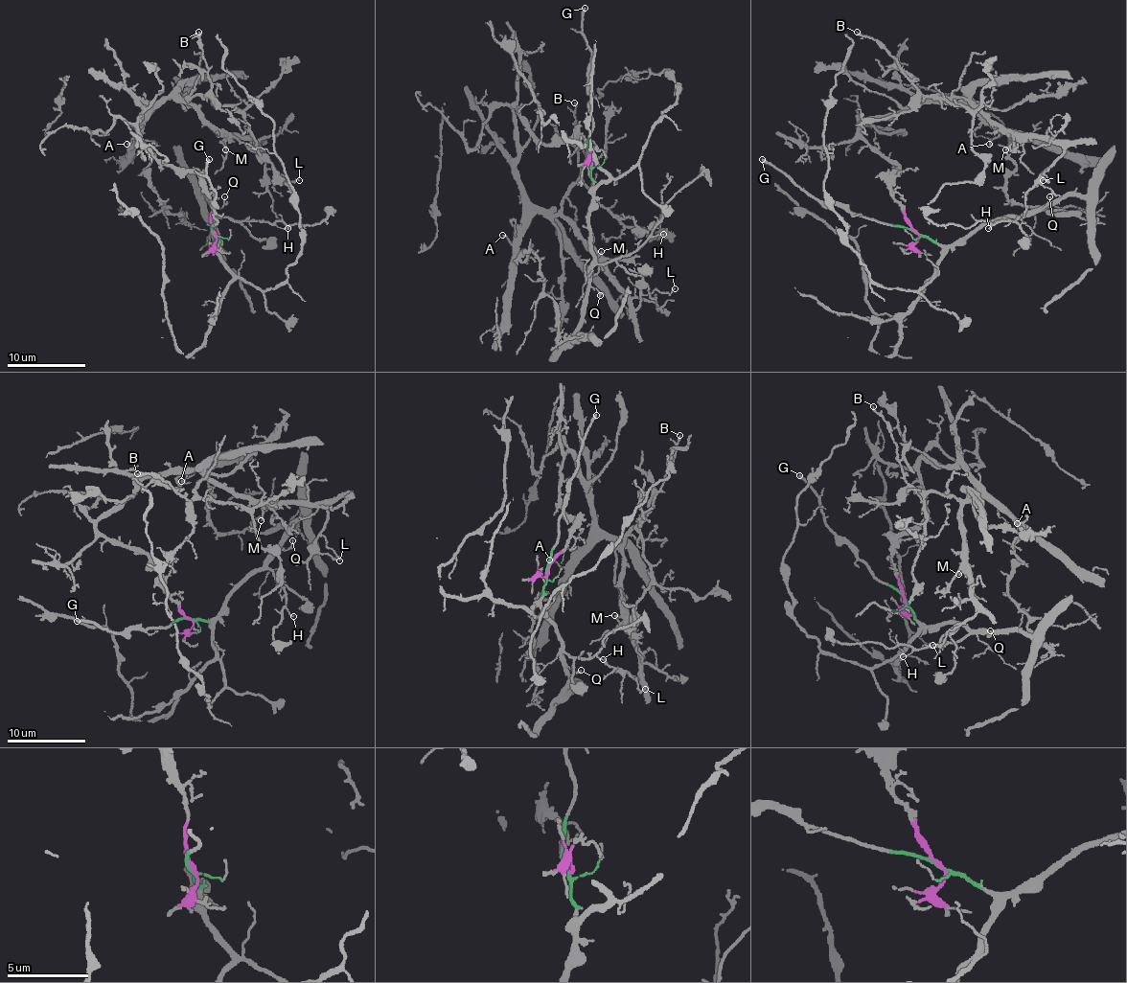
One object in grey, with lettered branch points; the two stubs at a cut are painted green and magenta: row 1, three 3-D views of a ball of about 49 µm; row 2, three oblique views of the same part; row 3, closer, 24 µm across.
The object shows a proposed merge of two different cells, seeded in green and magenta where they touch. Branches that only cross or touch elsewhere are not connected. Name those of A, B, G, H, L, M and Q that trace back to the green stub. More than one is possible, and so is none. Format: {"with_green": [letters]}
{"with_green": ["G", "H", "Q"]}

